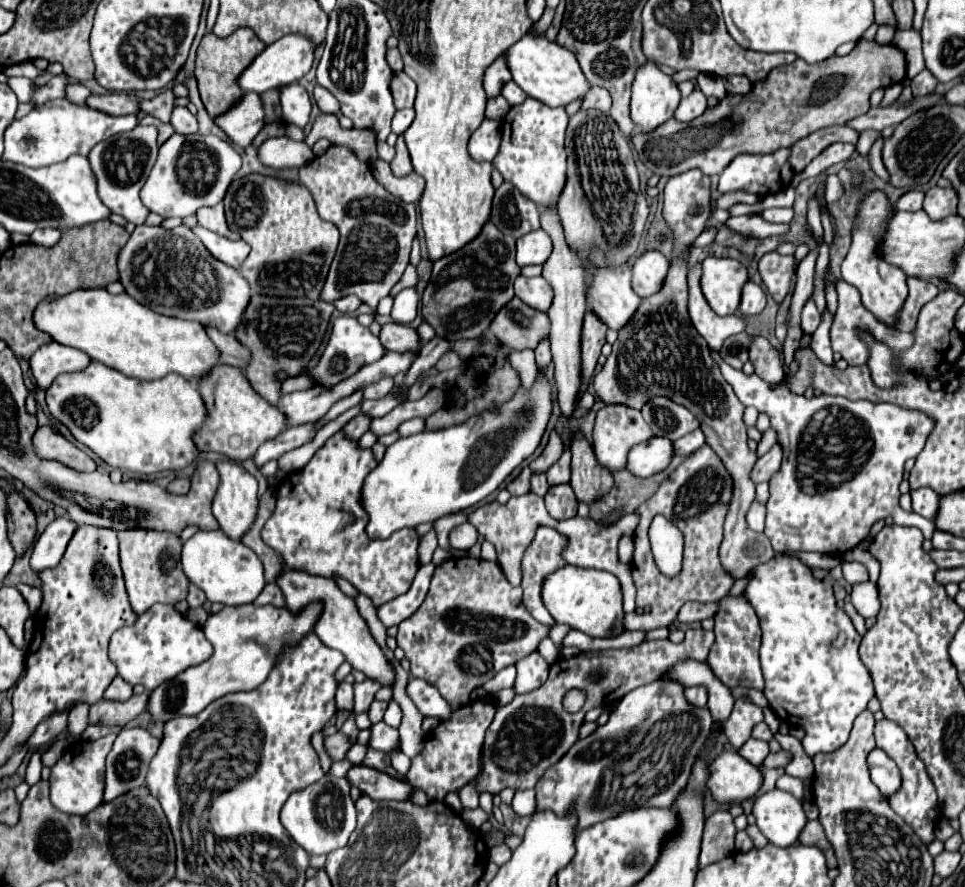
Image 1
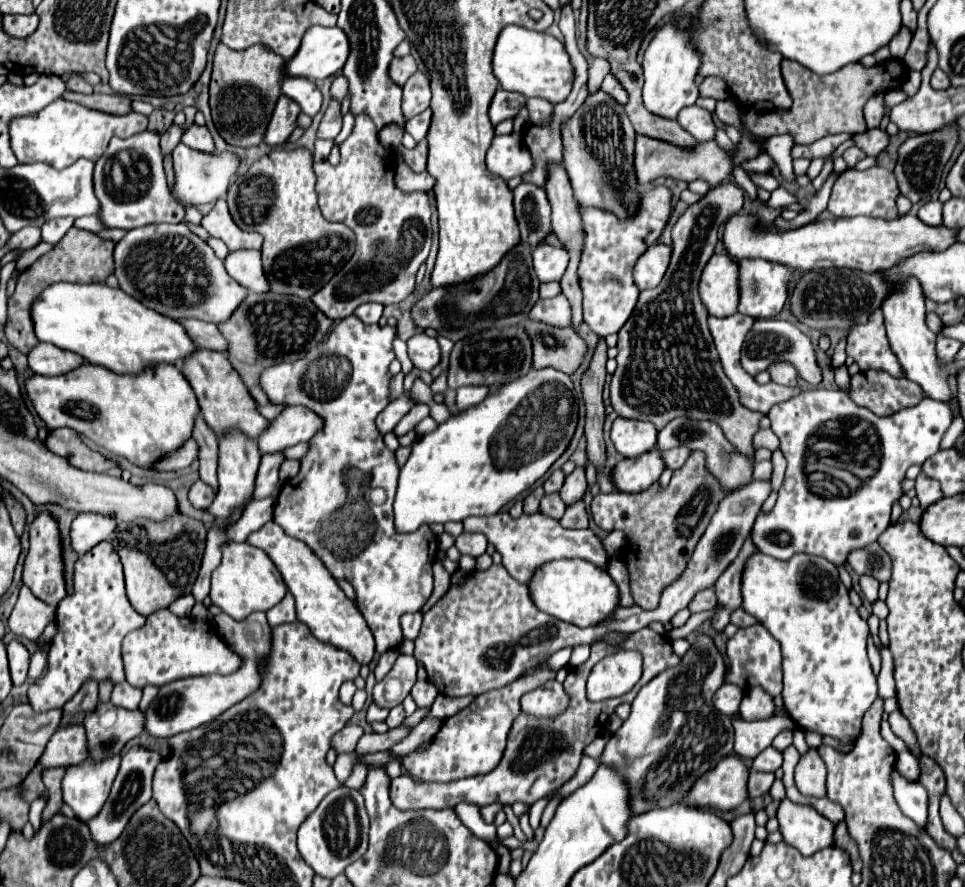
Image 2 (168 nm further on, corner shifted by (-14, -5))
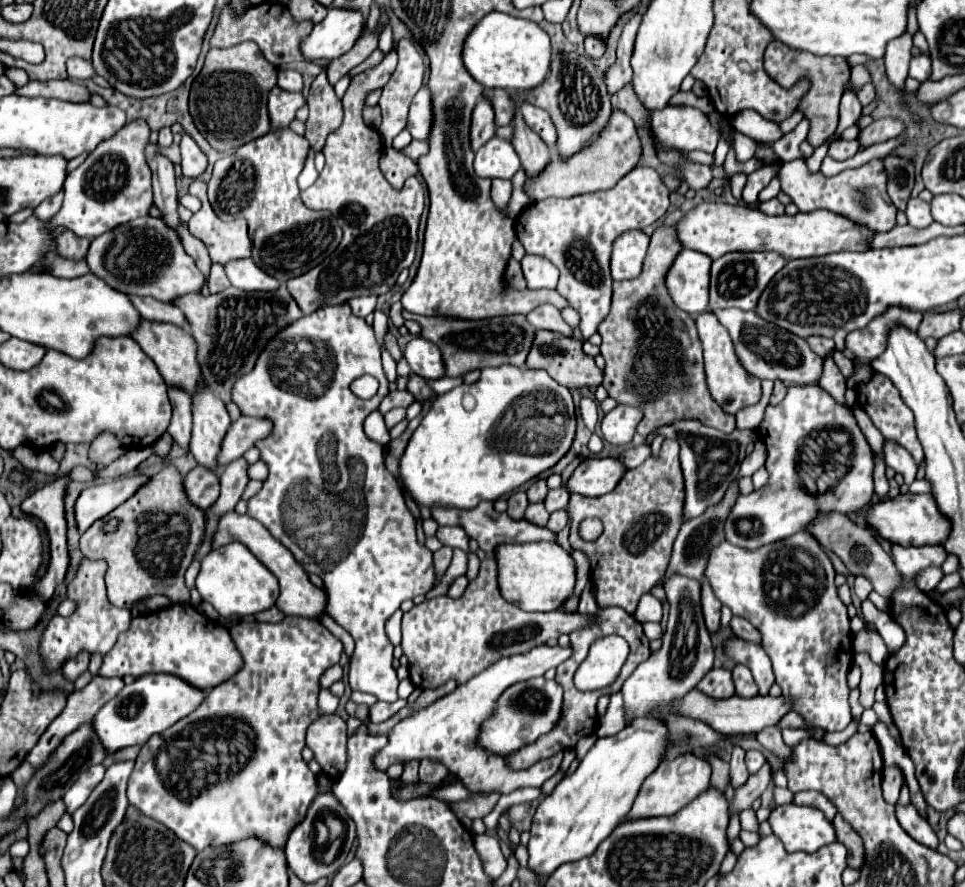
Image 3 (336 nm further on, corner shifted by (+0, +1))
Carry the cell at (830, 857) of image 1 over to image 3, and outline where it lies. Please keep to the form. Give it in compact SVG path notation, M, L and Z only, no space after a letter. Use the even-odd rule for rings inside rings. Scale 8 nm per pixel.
M838 814L834 818L834 828L836 828L836 836L838 836L838 842L842 842L846 848L848 848L848 866L852 868L862 868L862 862L864 862L864 842L860 838L860 834Z

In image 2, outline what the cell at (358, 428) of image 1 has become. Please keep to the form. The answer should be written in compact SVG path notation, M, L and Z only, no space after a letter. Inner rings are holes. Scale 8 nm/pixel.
M404 394L400 396L398 400L390 402L376 418L376 426L378 426L378 432L380 434L386 434L386 432L392 432L392 428L400 422L400 418L412 408L412 402L410 398Z

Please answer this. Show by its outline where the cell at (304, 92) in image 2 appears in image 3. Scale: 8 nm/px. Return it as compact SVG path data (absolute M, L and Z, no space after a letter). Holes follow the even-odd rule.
M280 68L278 70L278 86L282 90L288 90L288 92L300 92L302 90L302 76L300 76L300 72Z

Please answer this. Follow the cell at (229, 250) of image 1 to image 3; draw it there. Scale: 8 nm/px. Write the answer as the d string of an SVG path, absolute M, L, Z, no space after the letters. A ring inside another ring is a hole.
M250 258L232 262L230 266L224 266L230 282L238 290L254 292L254 290L278 290L280 282L266 272L262 272Z

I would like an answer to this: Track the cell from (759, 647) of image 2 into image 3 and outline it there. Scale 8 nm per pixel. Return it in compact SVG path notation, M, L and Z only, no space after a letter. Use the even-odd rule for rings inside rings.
M734 638L726 646L726 654L734 658L738 664L746 664L752 670L760 694L766 696L774 684L774 672L772 672L770 658L762 650L762 646L754 646L752 642L742 642L742 638Z

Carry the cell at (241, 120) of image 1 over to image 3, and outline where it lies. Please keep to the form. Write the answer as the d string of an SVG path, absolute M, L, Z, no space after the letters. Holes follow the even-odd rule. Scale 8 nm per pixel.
M274 86L270 92L270 98L268 98L268 112L270 112L272 128L288 126L304 104L306 104L306 98L302 92L286 92L286 90Z

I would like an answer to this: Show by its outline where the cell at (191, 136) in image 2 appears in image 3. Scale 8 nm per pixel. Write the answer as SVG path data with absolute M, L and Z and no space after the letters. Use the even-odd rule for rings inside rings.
M188 134L182 136L180 150L182 150L182 174L186 178L198 178L200 174L204 174L208 158L202 154L202 150L198 150L198 144L194 144Z

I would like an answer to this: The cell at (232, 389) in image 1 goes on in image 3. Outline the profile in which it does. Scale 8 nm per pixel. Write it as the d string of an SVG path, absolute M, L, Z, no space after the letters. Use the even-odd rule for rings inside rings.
M142 318L130 336L140 344L144 354L156 364L160 376L168 382L168 386L186 386L186 392L194 394L194 378L202 378L202 374L200 374L198 362L196 362L194 338L190 338L188 330L166 324L166 322L150 322L150 320Z

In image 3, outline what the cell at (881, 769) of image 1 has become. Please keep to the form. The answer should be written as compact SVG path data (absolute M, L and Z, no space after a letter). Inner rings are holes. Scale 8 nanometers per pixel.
M910 804L910 806L898 806L896 808L896 816L900 826L906 830L906 834L910 834L916 842L920 842L922 846L928 846L932 850L938 848L938 836L932 830L932 826L918 814L918 810Z

